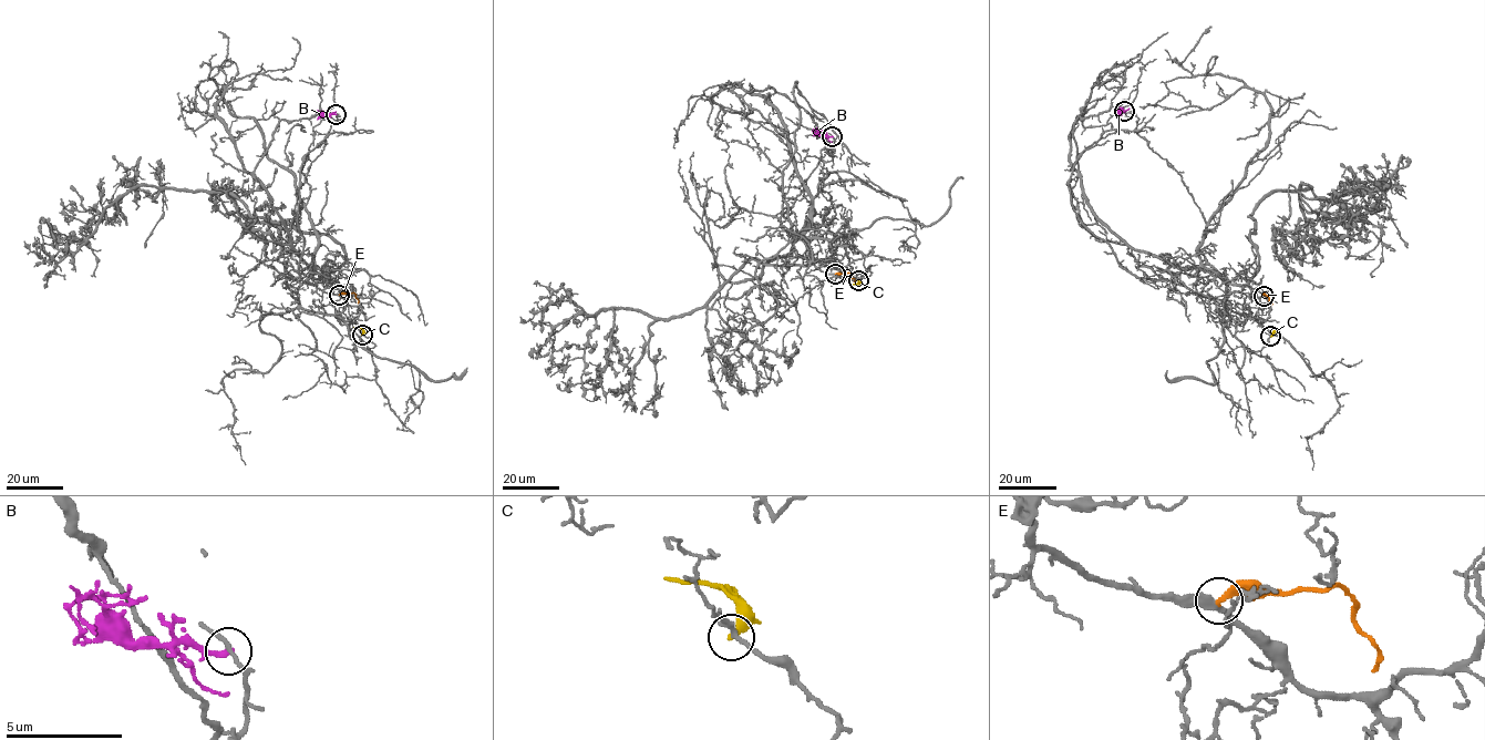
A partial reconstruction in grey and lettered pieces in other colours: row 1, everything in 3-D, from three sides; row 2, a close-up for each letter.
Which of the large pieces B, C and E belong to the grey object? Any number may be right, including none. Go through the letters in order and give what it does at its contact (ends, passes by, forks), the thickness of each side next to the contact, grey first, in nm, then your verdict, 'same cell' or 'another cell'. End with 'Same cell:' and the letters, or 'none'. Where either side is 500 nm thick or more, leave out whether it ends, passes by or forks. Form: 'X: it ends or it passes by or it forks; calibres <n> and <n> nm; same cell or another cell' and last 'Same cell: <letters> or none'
B: it ends; calibres 170 and 240 nm; another cell
C: it ends; calibres 150 and 280 nm; another cell
E: it ends; calibres 320 and 280 nm; another cell
Same cell: none

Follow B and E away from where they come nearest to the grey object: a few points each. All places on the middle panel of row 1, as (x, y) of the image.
B: (832, 136), (820, 135), (815, 130), (816, 134)
E: (835, 274), (849, 274), (854, 281)

